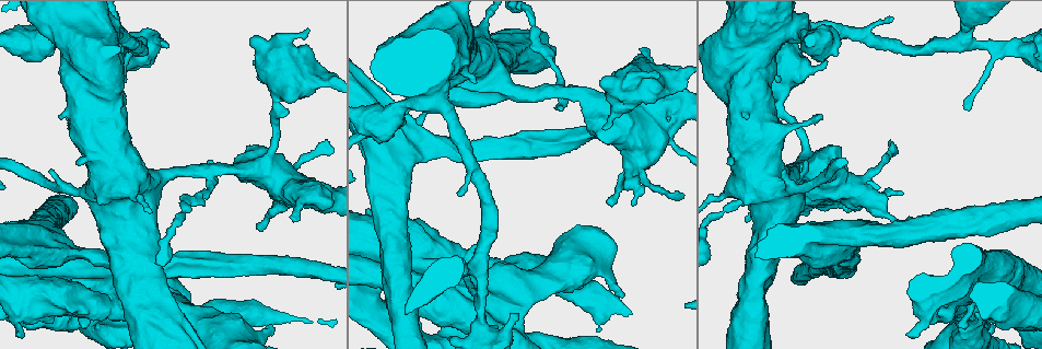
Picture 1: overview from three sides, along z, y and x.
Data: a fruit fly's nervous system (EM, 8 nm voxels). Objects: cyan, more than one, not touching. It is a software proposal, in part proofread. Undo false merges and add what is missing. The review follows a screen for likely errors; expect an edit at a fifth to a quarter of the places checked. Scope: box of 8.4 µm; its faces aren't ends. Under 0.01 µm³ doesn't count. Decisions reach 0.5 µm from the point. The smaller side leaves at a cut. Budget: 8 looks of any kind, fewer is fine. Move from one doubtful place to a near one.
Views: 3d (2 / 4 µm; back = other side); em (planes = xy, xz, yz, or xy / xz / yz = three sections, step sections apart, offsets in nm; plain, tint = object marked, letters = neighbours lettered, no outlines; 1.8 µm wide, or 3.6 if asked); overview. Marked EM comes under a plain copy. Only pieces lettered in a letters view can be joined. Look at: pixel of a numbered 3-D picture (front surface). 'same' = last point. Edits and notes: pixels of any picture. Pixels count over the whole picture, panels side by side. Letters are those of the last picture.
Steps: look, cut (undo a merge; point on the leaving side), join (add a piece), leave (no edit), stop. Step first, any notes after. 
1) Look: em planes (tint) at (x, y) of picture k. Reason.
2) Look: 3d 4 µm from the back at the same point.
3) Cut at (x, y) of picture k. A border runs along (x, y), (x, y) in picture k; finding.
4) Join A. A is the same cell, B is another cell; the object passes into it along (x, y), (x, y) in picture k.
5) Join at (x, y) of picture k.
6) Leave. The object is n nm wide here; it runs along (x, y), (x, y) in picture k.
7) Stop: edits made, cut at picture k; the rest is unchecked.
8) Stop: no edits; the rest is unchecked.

Look: 3d 4 µm at (278, 108) of picture 1. Thick turns thin.

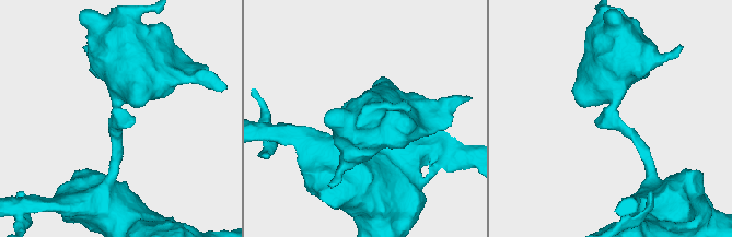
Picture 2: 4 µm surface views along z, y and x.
Look: em planes (tint) at (611, 115) of picture 2. Shape alone is not enough.

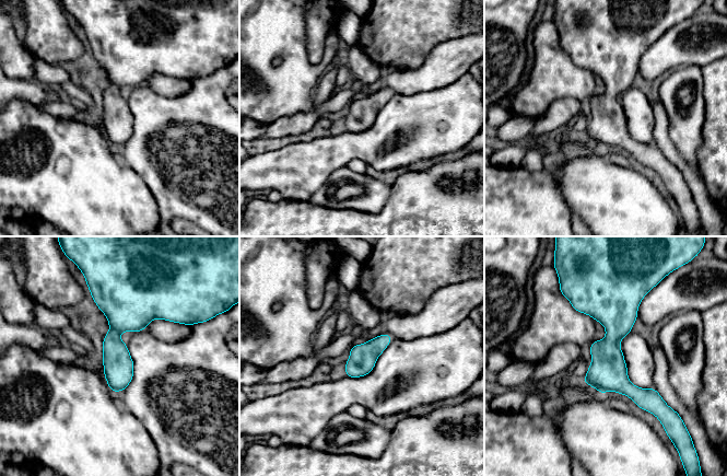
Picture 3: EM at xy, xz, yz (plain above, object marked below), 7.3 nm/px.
Look: em planes (letters) at the same point.

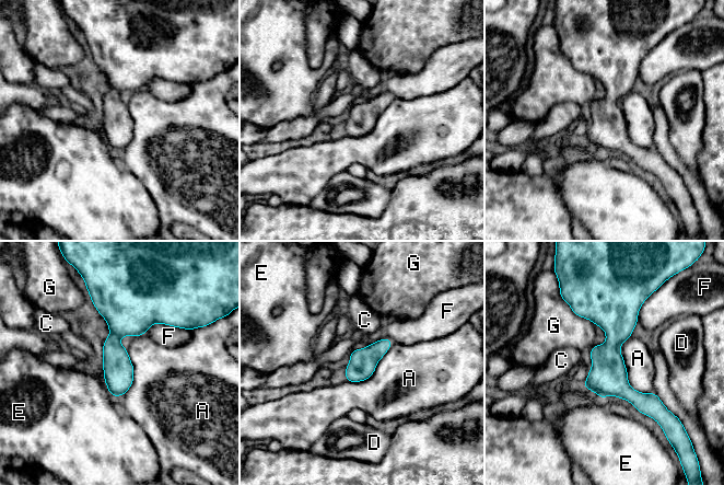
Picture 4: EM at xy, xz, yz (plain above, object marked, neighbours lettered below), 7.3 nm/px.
Leave. A, C, D, E, F and G are other cells; a border runs along (631, 335), (628, 383), (652, 393) in picture 4; continuous, no second neuron.

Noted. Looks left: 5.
Look: em xz step 4 (tint) at (205, 169) of picture 1. Three arms meet.

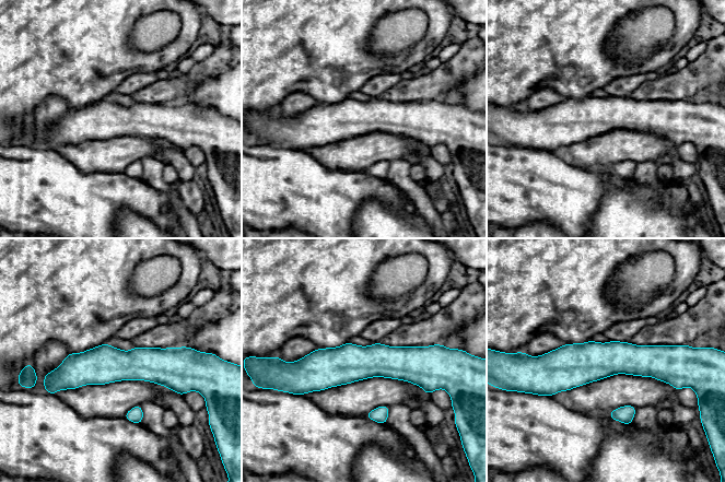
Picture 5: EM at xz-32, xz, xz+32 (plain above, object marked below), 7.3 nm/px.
Look: em planes (letters) at the same point. Another direction.

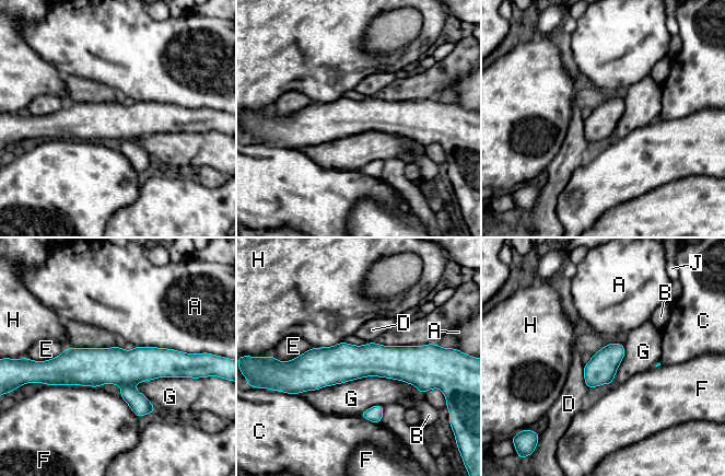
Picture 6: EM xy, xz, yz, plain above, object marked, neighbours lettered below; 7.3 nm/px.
Cut at (139, 404) of picture 6. A, B, C, D, E, F, G, H and J are other cells; a border runs along (132, 385), (121, 386) in picture 6; a second neuron is stuck on.

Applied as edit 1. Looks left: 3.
Look: em 3.6 µm planes (letters) at (501, 274) of picture 1. Branch point.

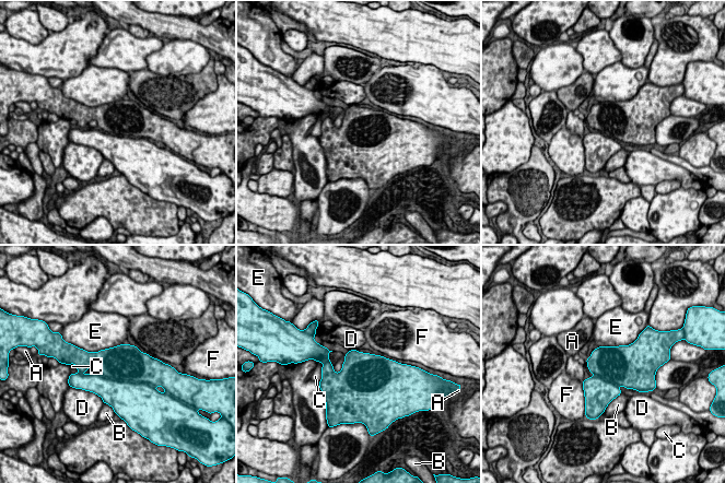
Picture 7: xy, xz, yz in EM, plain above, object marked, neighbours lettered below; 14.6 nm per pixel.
Cut at (124, 397) of picture 7. The object is 650 nm wide here; A, B, C, D, E and F are other cells; the part that leaves runs along (84, 377), (105, 388), (139, 385) in picture 7; a second neuron is stuck on.

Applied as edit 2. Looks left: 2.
Stop: edits made, cut at picture 6, cut at picture 7; the rest is unchecked.

